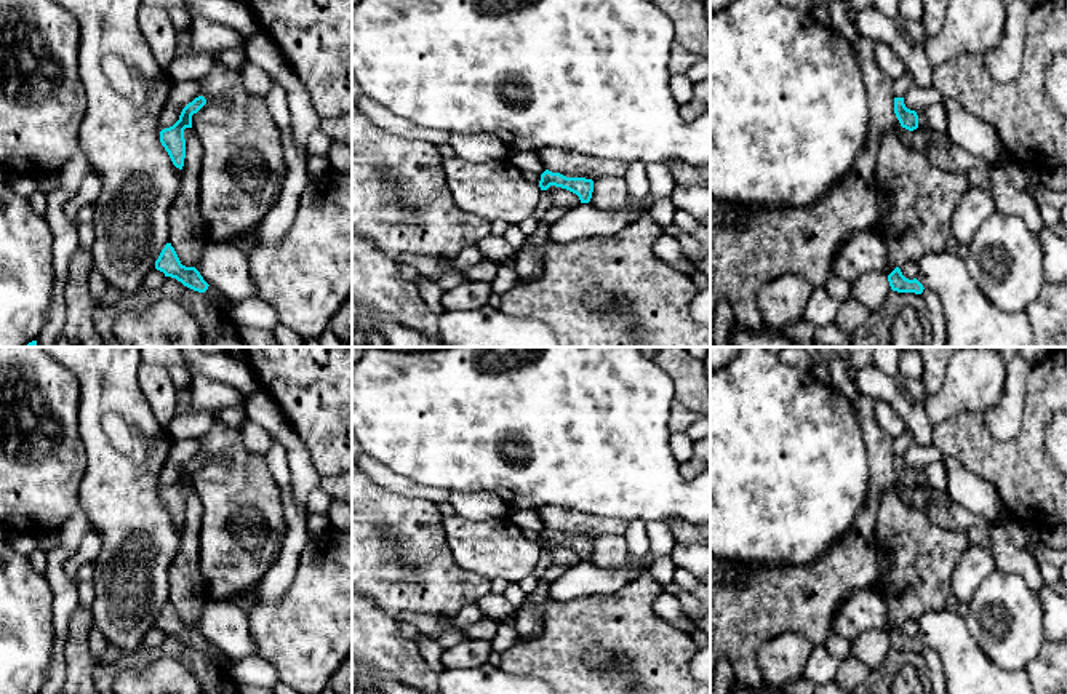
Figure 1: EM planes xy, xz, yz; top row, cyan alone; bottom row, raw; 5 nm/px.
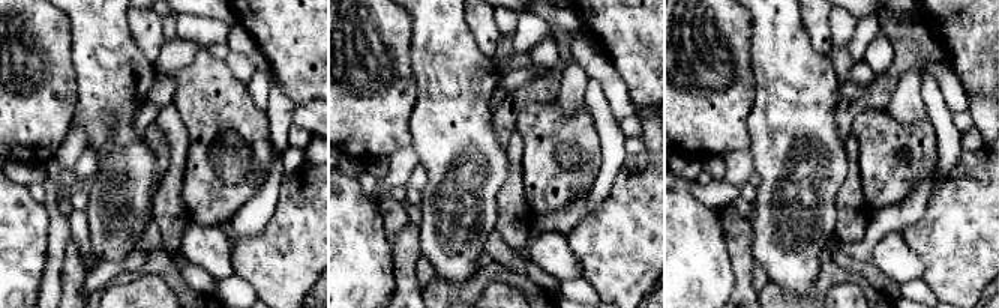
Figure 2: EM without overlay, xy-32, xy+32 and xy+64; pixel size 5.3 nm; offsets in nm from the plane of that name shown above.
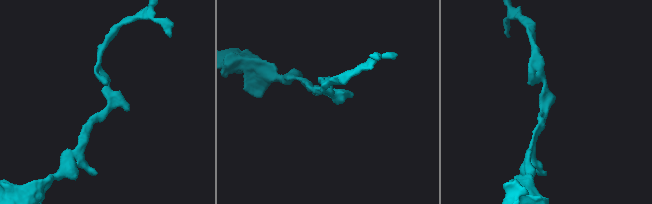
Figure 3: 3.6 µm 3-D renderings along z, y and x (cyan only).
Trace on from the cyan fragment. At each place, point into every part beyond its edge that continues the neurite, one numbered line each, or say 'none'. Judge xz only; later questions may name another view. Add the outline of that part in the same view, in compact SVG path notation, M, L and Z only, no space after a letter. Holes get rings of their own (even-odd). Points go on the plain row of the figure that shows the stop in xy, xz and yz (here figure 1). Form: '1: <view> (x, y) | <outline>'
none

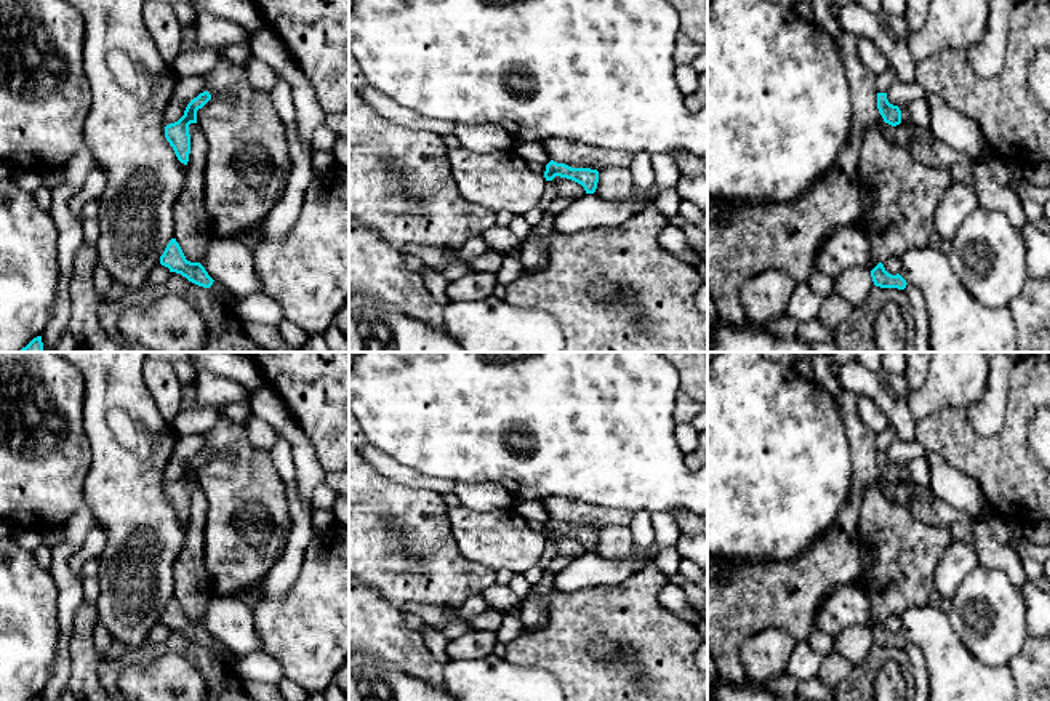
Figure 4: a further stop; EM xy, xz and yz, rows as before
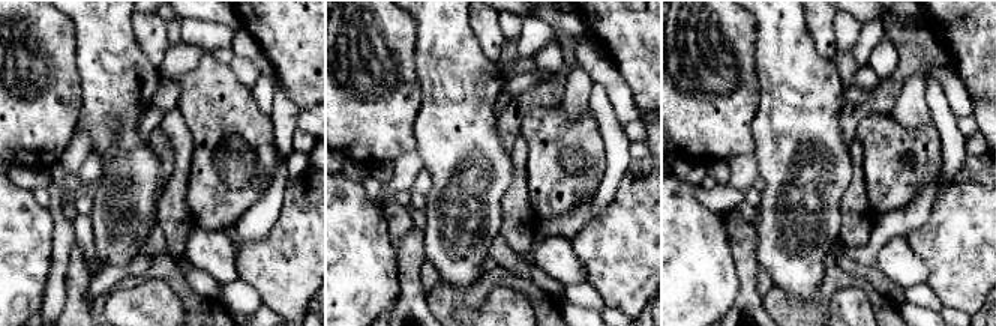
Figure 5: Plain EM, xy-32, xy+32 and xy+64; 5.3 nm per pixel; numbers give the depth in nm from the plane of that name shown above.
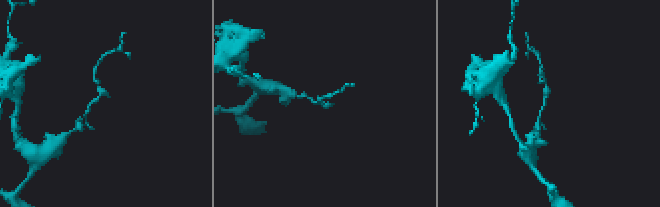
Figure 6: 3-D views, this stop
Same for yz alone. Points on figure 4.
none

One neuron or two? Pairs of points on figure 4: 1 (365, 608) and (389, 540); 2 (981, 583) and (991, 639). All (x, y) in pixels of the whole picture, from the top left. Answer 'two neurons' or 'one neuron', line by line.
1: two neurons
2: one neuron

